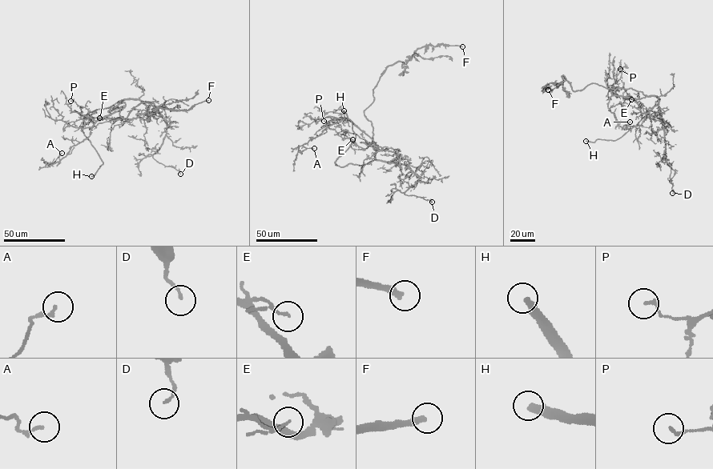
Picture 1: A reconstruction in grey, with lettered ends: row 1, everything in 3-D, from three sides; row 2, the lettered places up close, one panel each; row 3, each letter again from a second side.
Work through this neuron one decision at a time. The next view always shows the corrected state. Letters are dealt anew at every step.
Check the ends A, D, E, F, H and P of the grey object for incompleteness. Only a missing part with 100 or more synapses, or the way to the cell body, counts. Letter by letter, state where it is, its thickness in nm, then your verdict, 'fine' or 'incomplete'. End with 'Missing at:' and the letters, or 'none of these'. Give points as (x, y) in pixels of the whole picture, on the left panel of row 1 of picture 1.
A: (62, 153) | 150 nm | fine
D: (180, 174) | 110 nm | fine
E: (99, 118) | 100 nm | fine
F: (208, 100) | 240 nm | incomplete
H: (91, 176) | 320 nm | incomplete
P: (70, 101) | 140 nm | fine
Missing at: F, H

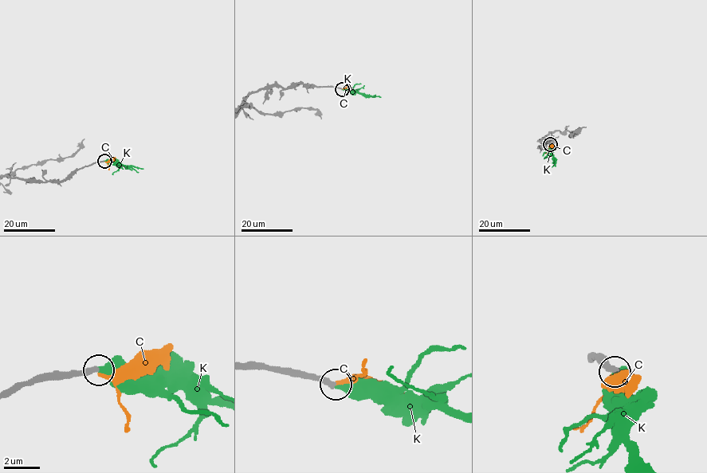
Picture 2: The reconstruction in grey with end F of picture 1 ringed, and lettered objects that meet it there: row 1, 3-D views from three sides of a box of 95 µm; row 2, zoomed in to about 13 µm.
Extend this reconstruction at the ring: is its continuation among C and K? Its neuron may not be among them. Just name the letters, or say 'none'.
K

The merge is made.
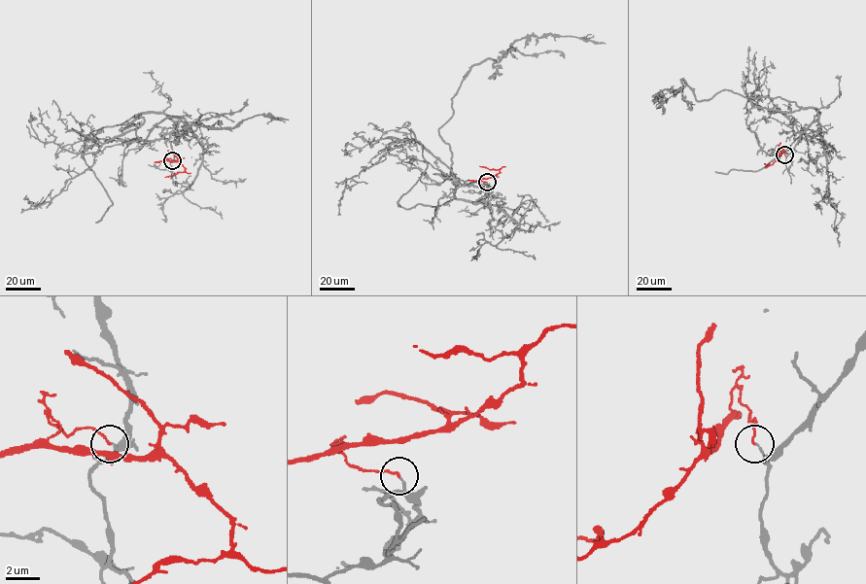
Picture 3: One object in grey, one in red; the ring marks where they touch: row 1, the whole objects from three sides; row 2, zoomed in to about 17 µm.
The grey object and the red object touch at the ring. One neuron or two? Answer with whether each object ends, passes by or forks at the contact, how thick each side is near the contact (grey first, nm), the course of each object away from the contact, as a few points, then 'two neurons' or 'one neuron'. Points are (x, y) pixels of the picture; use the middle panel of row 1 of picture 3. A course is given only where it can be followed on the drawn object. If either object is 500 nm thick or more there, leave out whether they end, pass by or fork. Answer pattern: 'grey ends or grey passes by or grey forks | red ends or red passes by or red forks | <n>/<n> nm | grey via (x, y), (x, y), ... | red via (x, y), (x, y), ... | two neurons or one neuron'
grey passes by | red ends | 80/110 nm | grey via (487, 182), (482, 200), (458, 200), (450, 146), (439, 134), (472, 66), (498, 61), (532, 36), (605, 44) | red via (487, 182), (480, 179), (492, 178), (500, 170), (479, 166) | two neurons

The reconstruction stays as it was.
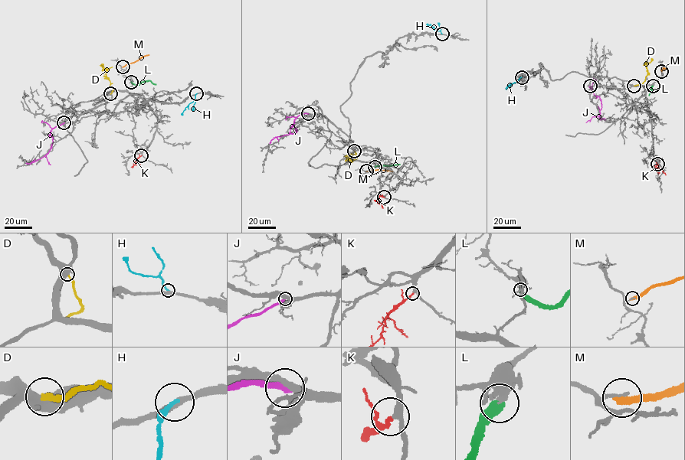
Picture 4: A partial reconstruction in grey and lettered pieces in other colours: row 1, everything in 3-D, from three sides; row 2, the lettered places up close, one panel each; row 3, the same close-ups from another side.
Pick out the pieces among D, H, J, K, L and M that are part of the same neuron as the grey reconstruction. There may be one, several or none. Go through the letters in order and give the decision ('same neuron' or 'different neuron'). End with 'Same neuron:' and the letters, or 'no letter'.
D: different neuron
H: different neuron
J: different neuron
K: same neuron
L: different neuron
M: different neuron
Same neuron: K

